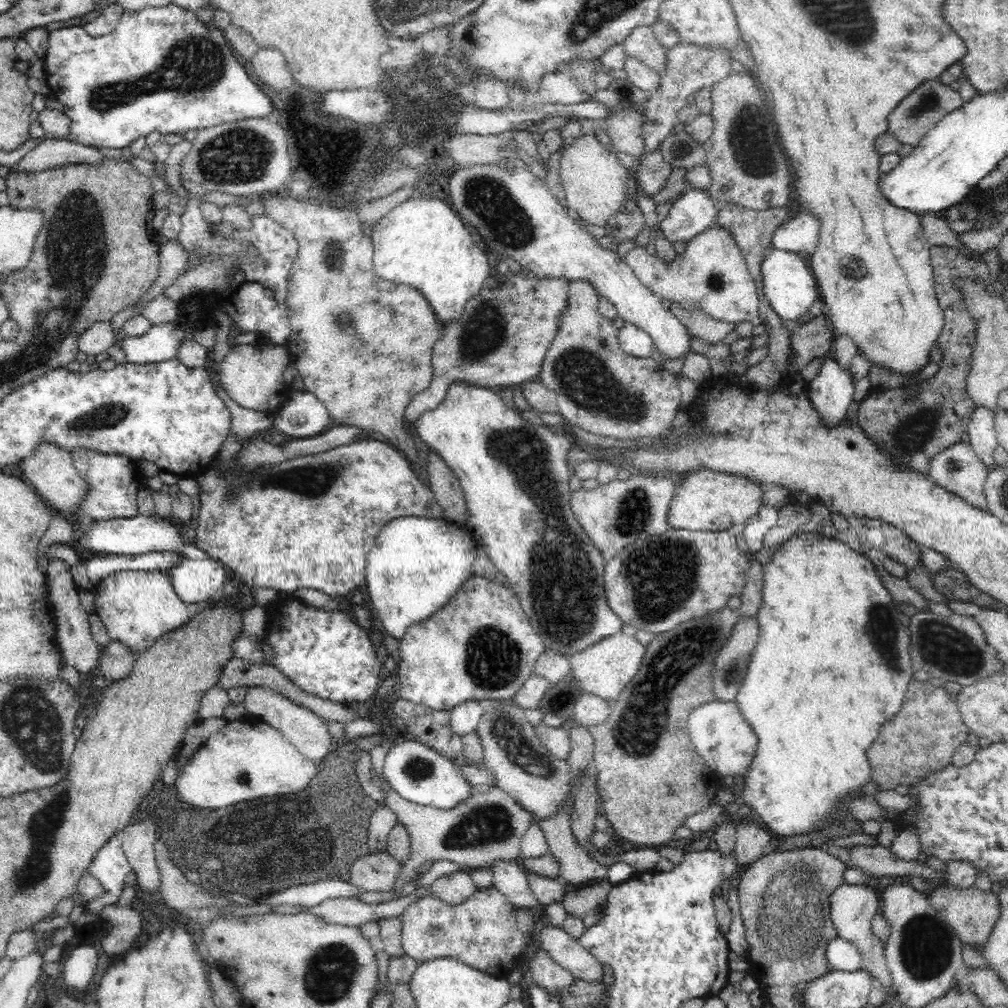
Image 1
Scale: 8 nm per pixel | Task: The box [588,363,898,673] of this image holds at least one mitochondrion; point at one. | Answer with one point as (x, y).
(661, 574)

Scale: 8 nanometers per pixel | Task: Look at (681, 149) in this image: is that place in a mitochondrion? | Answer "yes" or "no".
yes

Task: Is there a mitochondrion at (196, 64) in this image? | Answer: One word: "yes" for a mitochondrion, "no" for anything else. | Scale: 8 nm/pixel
yes

